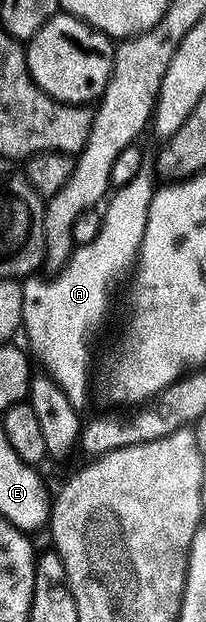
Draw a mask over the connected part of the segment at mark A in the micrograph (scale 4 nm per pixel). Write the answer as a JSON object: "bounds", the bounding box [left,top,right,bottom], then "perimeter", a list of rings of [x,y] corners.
{"bounds":[22,172,154,411],"perimeter":[[[142,172],[137,178],[130,180],[130,184],[119,187],[107,199],[102,210],[104,219],[98,236],[94,236],[90,244],[76,246],[66,265],[48,276],[52,278],[29,276],[22,282],[22,334],[28,337],[27,345],[35,361],[44,365],[41,367],[46,368],[47,373],[60,385],[62,392],[66,392],[70,404],[74,404],[74,408],[79,411],[85,409],[88,389],[92,386],[92,341],[108,318],[108,309],[112,306],[112,293],[115,292],[116,285],[131,275],[136,264],[136,255],[140,252],[140,241],[146,232],[148,209],[154,193],[153,179],[149,178],[147,173]]]}

